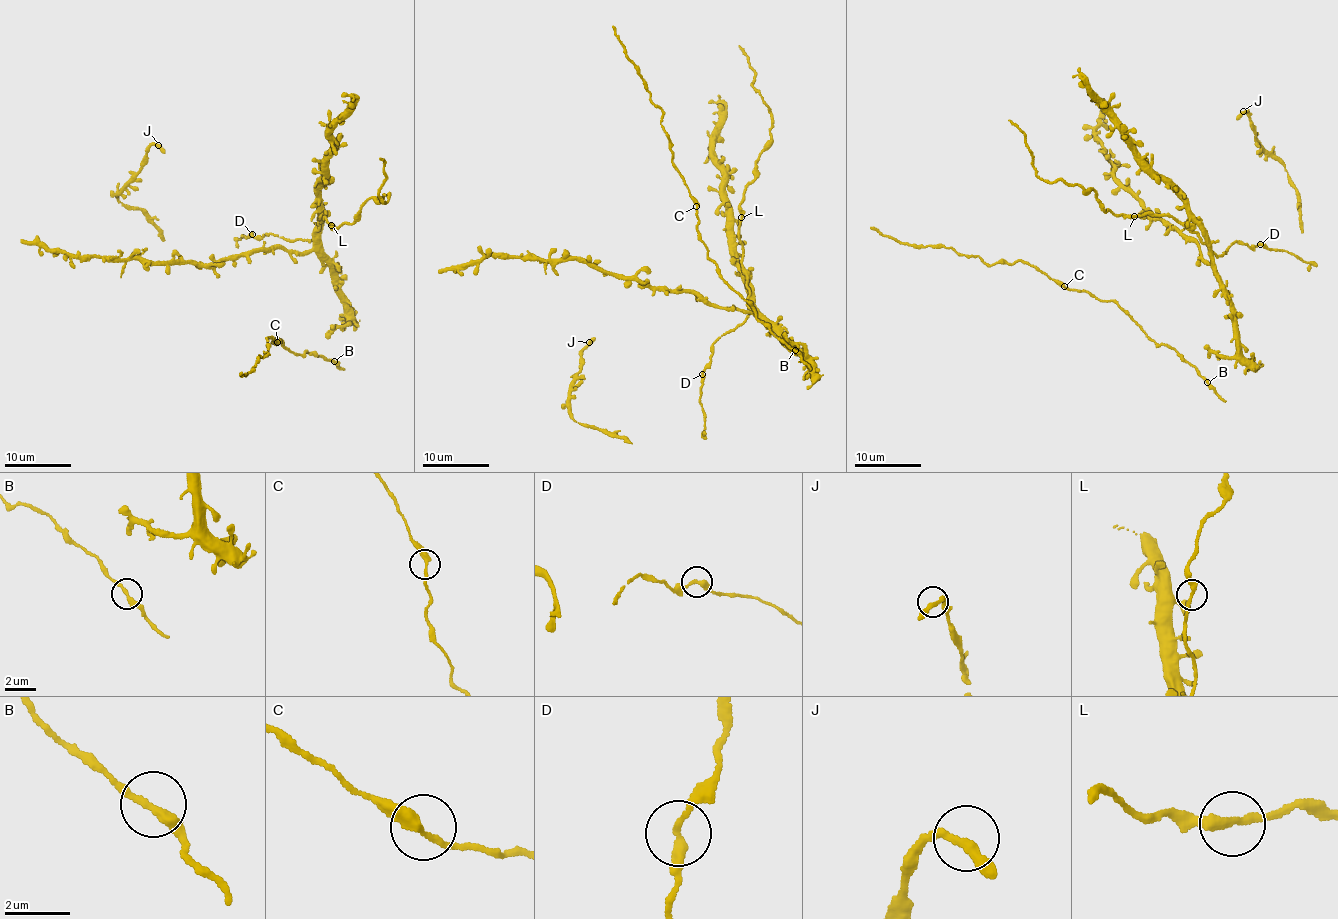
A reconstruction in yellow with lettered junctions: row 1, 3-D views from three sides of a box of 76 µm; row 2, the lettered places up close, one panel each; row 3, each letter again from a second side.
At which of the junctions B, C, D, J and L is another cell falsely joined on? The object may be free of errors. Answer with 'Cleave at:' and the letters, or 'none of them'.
Cleave at: none of them

